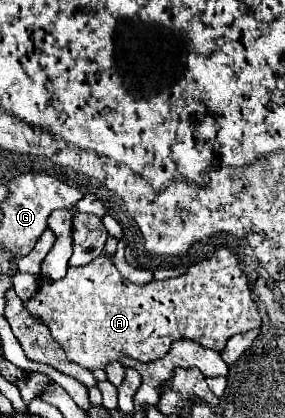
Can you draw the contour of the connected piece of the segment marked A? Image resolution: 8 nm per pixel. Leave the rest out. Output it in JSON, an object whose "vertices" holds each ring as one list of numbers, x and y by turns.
{"vertices":[[219,247,209,259,189,267,189,271,181,277,151,281,147,285,135,285,123,279,113,265,113,259,107,255,99,255,89,265,69,267,67,275,59,281,39,279,37,291,31,299,23,301,23,305,33,317,49,327,53,339,67,353,67,359,87,369,101,369,111,361,119,361,119,357,131,357,141,363,151,363,165,357,171,343,179,339,191,339,207,349,221,353,233,335,259,329,263,323,259,309,251,297,249,279,243,273,237,257,227,247]]}

